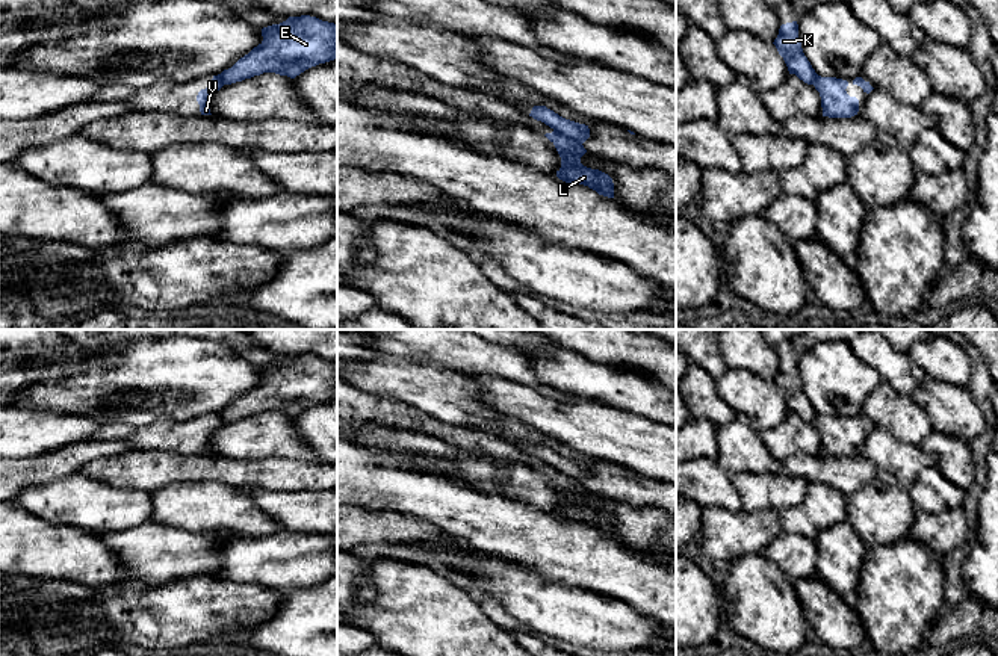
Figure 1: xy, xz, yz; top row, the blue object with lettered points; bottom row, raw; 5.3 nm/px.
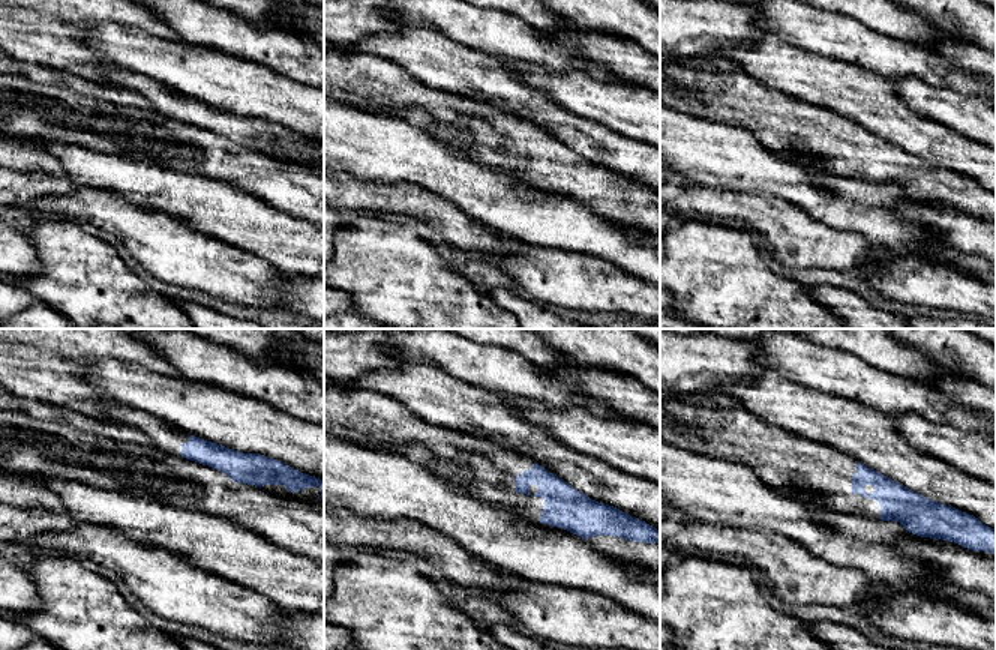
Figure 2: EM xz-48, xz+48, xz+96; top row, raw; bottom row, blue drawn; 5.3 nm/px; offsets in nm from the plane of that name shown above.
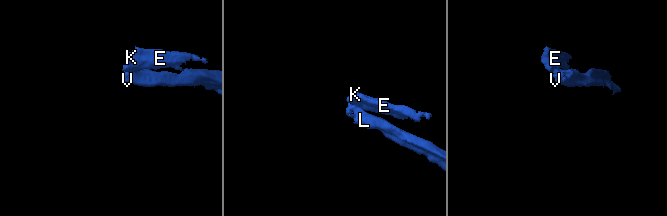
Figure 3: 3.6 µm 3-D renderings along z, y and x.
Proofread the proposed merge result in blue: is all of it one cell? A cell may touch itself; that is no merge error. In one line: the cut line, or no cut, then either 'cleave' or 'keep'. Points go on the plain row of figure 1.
xz (554, 467), (581, 482) | cleave

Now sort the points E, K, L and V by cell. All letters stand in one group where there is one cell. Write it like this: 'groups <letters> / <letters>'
groups E K / L V

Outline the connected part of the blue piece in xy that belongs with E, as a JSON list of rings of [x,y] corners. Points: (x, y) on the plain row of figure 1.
[[[289,355],[262,367],[263,379],[218,416],[231,423],[275,411],[295,417],[305,408],[337,398],[337,363],[316,355]]]

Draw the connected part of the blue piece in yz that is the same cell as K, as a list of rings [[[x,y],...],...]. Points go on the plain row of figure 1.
[[[797,360],[782,363],[773,382],[783,396],[789,413],[795,413],[804,422],[814,423],[818,413],[803,391]]]

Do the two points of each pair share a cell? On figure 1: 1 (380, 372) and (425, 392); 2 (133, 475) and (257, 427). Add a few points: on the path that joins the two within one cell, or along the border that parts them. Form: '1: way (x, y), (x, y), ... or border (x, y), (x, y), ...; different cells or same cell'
1: way (390, 374), (415, 383); same cell
2: border (212, 452), (221, 457), (247, 460); different cells

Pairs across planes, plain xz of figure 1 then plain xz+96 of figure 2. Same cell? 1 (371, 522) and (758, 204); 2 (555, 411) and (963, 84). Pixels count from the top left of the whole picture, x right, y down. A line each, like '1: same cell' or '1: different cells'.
1: same cell
2: different cells

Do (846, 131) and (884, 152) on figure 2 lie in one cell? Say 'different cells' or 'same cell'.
same cell

